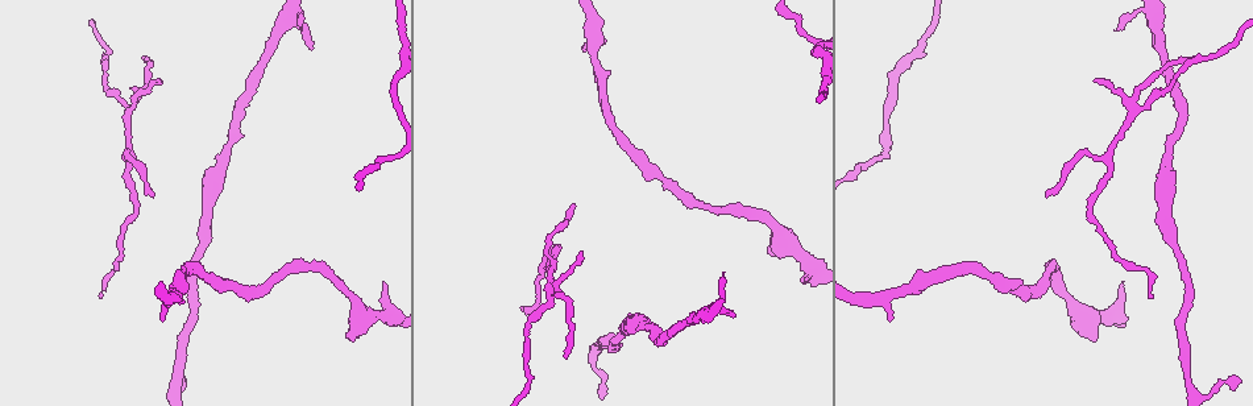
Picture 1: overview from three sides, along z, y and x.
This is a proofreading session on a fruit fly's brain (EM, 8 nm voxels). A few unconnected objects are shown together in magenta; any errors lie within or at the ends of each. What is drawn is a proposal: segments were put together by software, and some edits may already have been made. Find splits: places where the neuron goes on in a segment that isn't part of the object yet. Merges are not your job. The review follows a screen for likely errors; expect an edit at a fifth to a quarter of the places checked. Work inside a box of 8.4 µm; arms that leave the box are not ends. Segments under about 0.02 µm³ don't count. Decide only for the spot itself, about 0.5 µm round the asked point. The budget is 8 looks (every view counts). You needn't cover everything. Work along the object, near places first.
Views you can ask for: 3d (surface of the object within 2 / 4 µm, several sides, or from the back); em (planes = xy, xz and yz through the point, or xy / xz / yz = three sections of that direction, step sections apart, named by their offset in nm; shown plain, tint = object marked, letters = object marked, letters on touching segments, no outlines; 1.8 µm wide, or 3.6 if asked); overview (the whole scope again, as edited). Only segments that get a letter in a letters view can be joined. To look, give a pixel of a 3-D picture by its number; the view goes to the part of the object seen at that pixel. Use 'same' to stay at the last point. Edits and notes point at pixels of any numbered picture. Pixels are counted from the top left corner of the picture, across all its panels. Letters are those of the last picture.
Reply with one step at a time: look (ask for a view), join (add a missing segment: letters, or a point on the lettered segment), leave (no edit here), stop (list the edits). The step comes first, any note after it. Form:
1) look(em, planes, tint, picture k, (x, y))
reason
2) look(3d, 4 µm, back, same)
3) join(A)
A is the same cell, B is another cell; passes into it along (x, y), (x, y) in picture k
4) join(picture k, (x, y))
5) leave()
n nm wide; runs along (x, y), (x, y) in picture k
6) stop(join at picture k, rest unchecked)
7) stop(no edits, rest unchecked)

look(3d, 4 µm, picture 1, (384, 281))
branch stops here

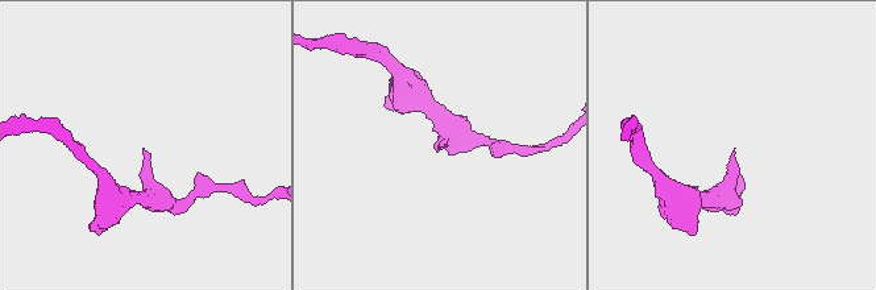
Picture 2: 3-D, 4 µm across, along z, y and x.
look(em, xz, step 16, letters, picture 2, (437, 145))

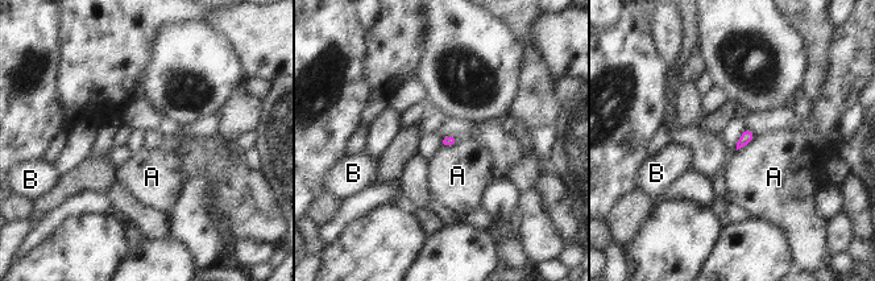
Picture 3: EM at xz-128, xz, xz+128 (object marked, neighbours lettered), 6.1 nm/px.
look(em, xy, step 4, letters, same)
cut it another way

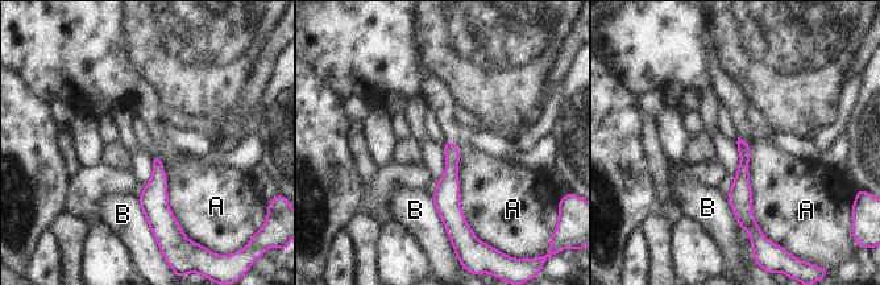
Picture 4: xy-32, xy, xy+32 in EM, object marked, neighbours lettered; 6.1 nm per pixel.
leave()
A and B are other cells; border along (748, 144), (752, 218), (764, 235) in picture 4; none of them fits

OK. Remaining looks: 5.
look(3d, 4 µm, picture 1, (724, 276))
thin end

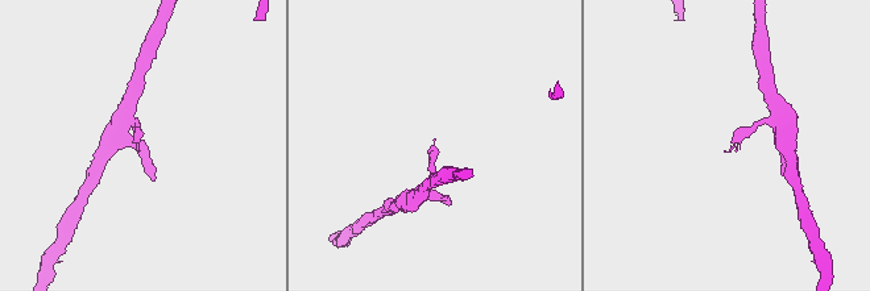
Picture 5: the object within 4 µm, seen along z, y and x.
look(em, 3.6 µm, yz, step 4, letters, picture 5, (730, 151))

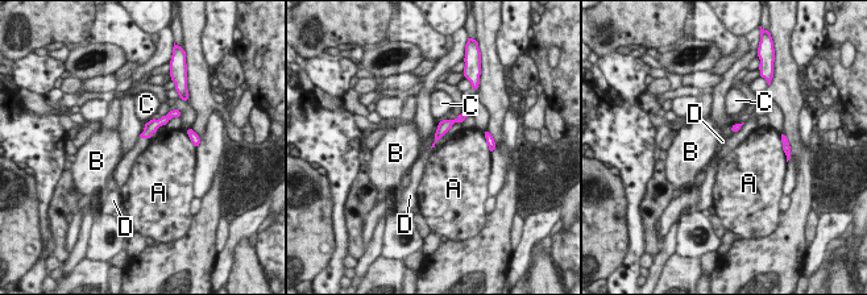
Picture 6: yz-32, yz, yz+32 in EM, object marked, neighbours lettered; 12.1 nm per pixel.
join(D)
D is the same cell, A, B and C are other cells; passes into it along (442, 129), (431, 146), (422, 161) in picture 6; the neuron continues

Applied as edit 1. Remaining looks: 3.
stop(join at picture 6, rest unchecked)

